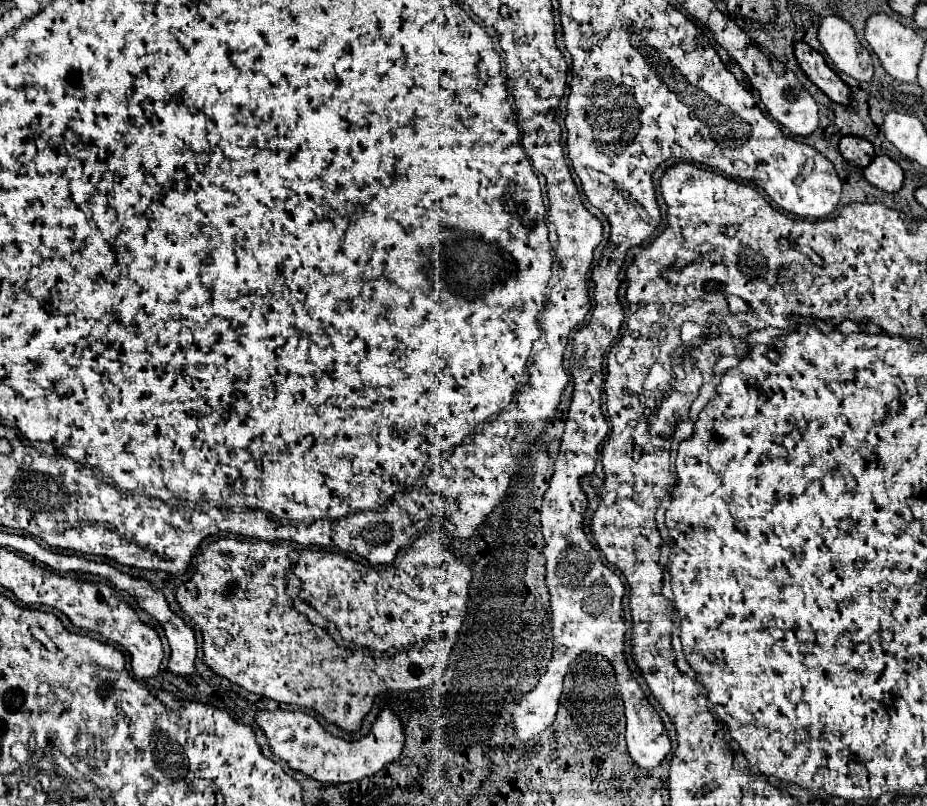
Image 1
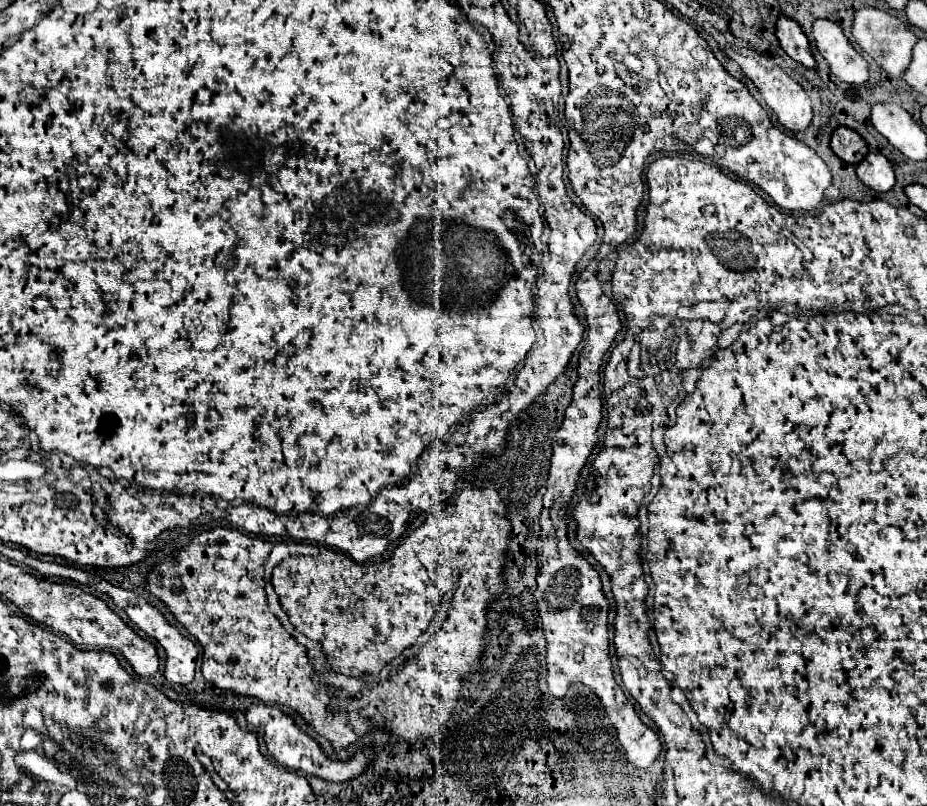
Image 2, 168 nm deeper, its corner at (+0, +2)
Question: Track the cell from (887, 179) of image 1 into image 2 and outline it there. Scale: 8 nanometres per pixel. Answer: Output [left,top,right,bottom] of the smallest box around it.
[857,153,895,191]

